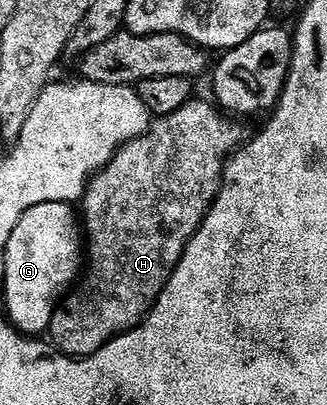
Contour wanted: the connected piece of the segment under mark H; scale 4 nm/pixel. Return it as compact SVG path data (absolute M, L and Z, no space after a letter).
M193 98L181 106L181 110L152 119L151 129L146 134L127 141L118 154L92 176L81 201L81 224L85 229L89 267L85 278L78 281L74 291L55 309L49 329L49 336L55 339L59 347L56 349L62 355L72 358L92 356L108 342L131 332L147 319L193 234L197 234L217 198L227 157L244 143L245 135L239 124L242 123L224 114L214 103L206 104Z

